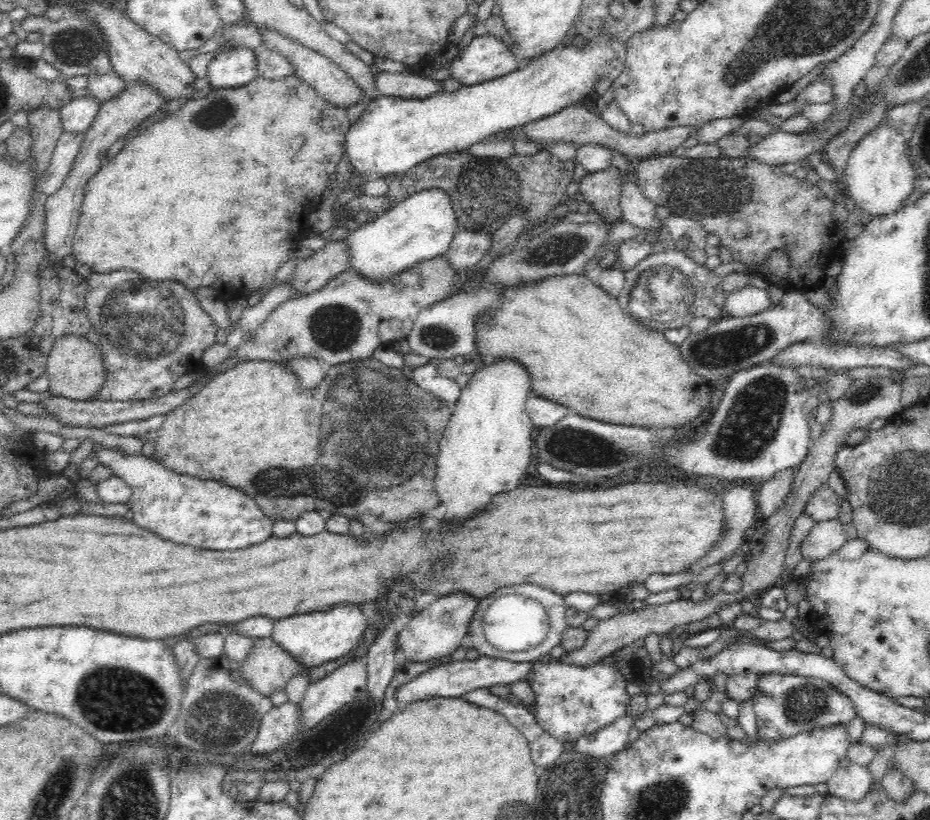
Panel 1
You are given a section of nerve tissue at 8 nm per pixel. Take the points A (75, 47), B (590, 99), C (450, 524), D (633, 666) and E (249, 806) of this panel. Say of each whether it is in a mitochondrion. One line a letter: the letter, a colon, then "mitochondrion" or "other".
A: mitochondrion
B: other
C: other
D: mitochondrion
E: other

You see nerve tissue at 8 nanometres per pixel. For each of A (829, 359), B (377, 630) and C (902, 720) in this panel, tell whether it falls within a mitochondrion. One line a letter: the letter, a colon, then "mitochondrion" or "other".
A: other
B: other
C: other

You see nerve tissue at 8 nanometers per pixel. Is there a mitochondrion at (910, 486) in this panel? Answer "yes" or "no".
yes

